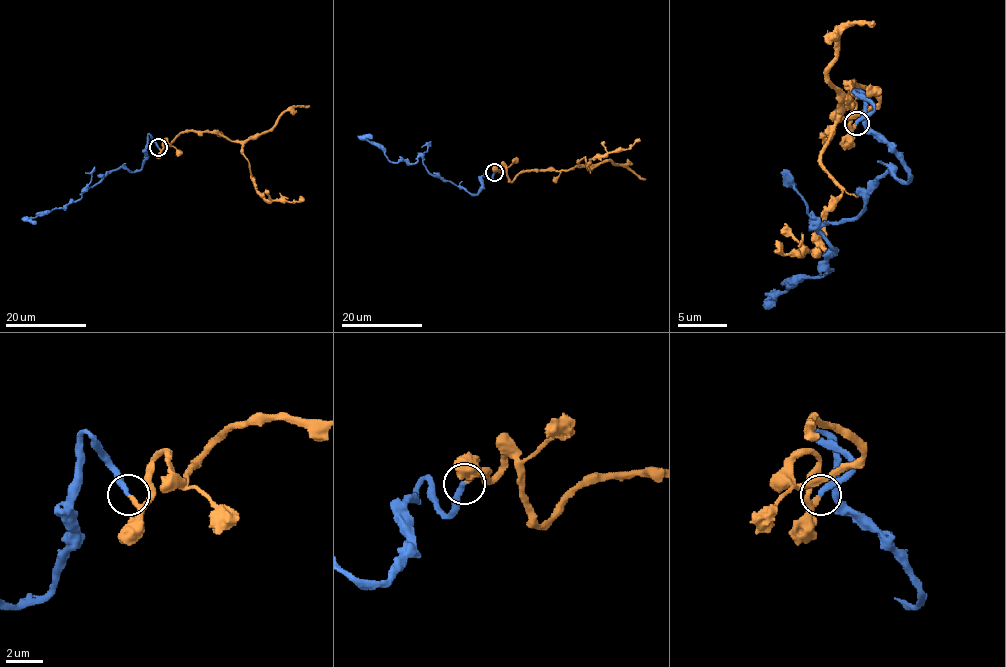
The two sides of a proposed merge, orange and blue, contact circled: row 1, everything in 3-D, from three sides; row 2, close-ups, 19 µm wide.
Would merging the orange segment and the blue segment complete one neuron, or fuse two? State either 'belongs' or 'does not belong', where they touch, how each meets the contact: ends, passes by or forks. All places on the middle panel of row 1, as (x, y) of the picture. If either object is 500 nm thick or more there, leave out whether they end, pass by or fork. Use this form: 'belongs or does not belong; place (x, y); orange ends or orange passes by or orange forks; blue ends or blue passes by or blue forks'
belongs; place (494, 172); orange ends; blue ends

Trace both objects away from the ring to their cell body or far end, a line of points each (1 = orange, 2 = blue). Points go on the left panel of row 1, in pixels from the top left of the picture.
1: (158, 148), (188, 131), (220, 133), (241, 145), (250, 178), (263, 197), (292, 202), (304, 198)
2: (158, 148), (149, 134), (146, 159), (140, 170), (131, 172), (122, 167), (109, 171), (77, 200), (22, 219)

